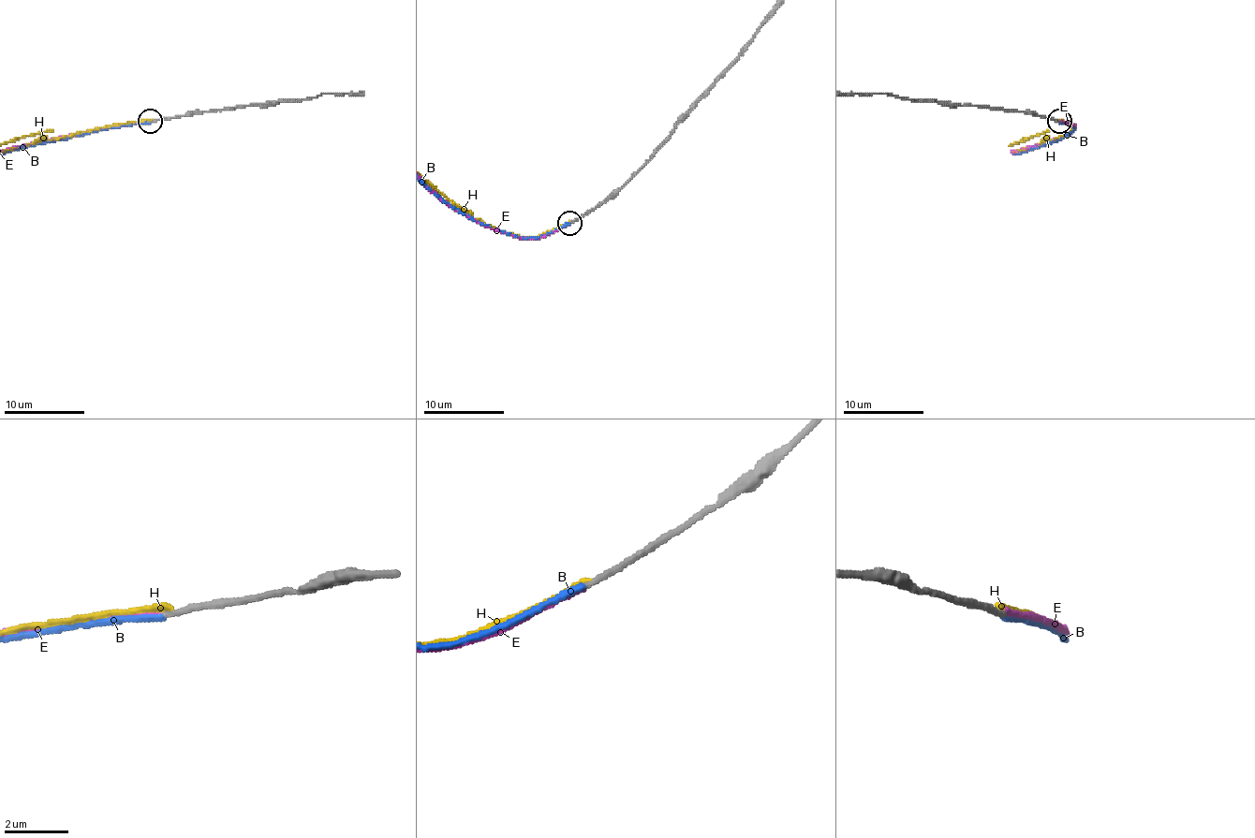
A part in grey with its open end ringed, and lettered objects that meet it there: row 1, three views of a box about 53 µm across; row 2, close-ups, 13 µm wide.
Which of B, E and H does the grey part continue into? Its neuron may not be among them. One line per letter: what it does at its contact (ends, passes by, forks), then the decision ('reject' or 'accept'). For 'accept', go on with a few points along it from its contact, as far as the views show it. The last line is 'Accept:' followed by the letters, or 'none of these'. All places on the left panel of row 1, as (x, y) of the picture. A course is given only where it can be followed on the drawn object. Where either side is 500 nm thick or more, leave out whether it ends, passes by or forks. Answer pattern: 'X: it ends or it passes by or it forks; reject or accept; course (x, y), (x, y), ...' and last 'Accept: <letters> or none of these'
B: it ends; reject
E: it ends; accept
H: it ends; reject
Accept: E

